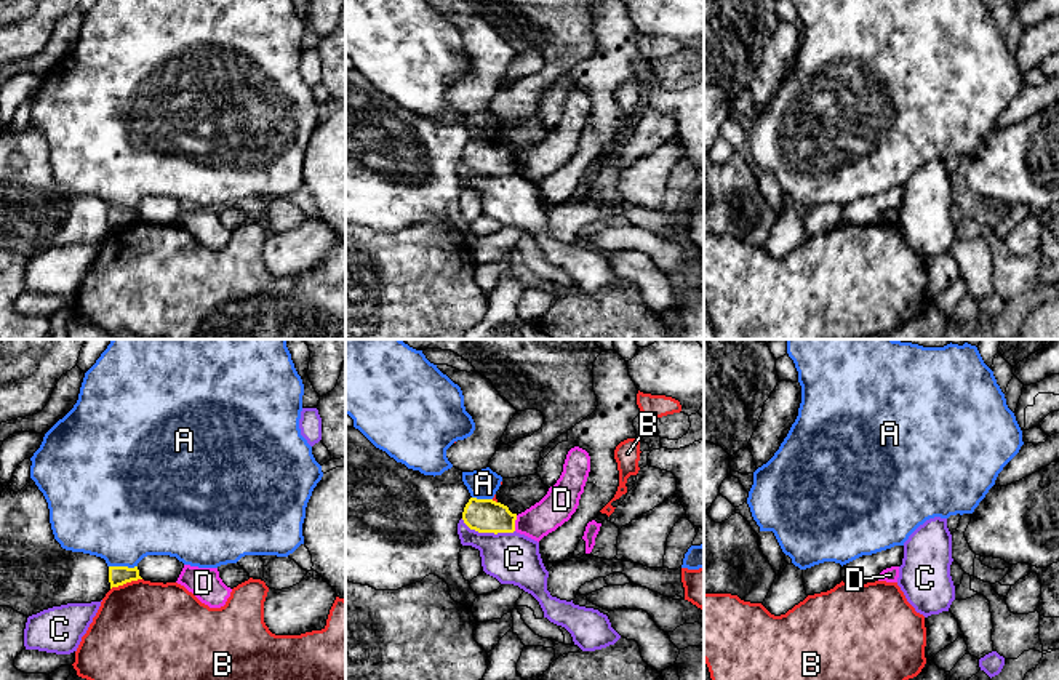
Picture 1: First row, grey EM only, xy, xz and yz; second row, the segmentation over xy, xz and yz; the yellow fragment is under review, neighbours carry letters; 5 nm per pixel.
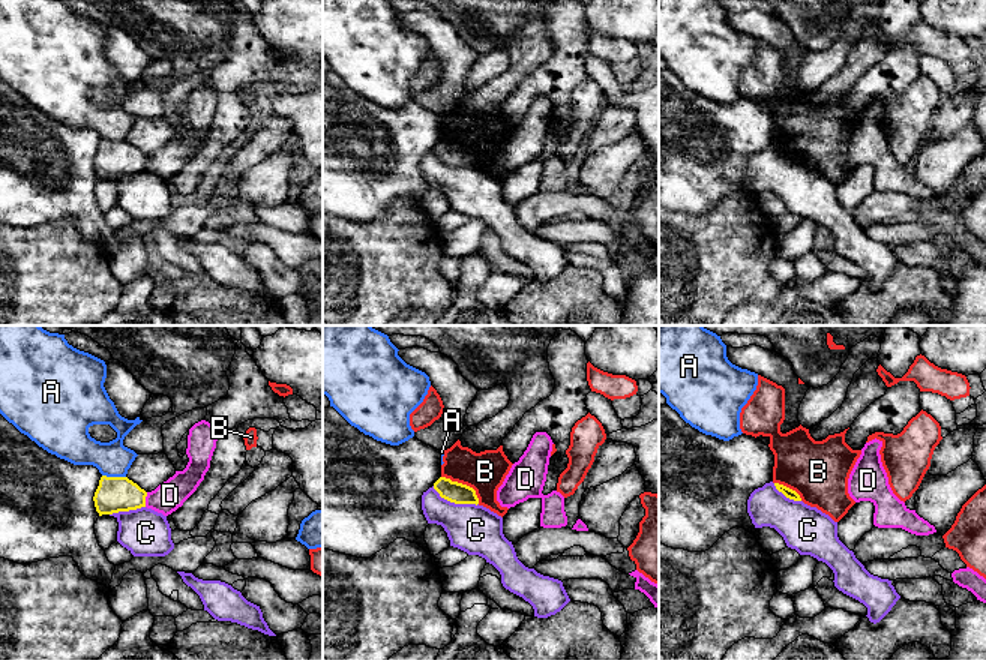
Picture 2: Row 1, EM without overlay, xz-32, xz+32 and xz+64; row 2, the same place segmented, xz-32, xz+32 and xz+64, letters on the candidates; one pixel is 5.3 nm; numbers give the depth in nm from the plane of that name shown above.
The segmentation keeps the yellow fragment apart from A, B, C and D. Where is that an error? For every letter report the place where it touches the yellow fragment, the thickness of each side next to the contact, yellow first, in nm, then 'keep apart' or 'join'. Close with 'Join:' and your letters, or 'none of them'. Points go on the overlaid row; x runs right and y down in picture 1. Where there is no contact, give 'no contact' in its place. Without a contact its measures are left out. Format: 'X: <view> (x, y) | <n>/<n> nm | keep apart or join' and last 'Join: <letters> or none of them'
A: xy (123, 567) | 100/460 nm | keep apart
B: xy (125, 583) | 100/480 nm | keep apart
C: xz (488, 532) | 180/260 nm | keep apart
D: xz (514, 524) | 180/170 nm | keep apart
Join: none of them

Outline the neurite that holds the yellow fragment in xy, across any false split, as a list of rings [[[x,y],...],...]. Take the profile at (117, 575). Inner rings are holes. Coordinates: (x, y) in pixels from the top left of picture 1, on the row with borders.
[[[109,566],[110,589],[123,586],[123,584],[131,582],[131,581],[138,581],[138,579],[142,579],[139,576],[138,566],[134,566],[134,568],[128,568],[128,566]]]

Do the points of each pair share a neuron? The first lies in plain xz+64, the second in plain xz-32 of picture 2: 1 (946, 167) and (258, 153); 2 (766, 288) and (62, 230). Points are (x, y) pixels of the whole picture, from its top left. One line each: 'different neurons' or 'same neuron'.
1: different neurons
2: same neuron

